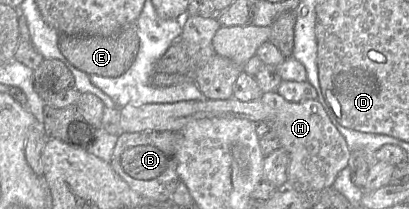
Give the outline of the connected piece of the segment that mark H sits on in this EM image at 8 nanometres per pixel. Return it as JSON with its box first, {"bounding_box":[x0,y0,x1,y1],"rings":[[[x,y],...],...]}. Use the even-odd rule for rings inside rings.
{"bounding_box":[260,91,351,192],"rings":[[[277,91],[262,93],[260,100],[274,110],[270,128],[276,130],[280,146],[289,154],[287,186],[299,192],[322,191],[332,187],[338,173],[349,165],[351,151],[324,106],[317,99],[290,102]]]}

